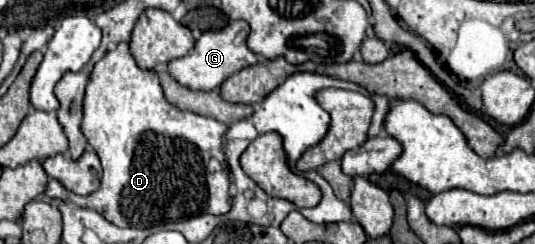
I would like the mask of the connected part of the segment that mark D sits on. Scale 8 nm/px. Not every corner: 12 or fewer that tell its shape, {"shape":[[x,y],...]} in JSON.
{"shape":[[128,43],[92,69],[102,185],[118,227],[230,209],[228,125],[170,105]]}

